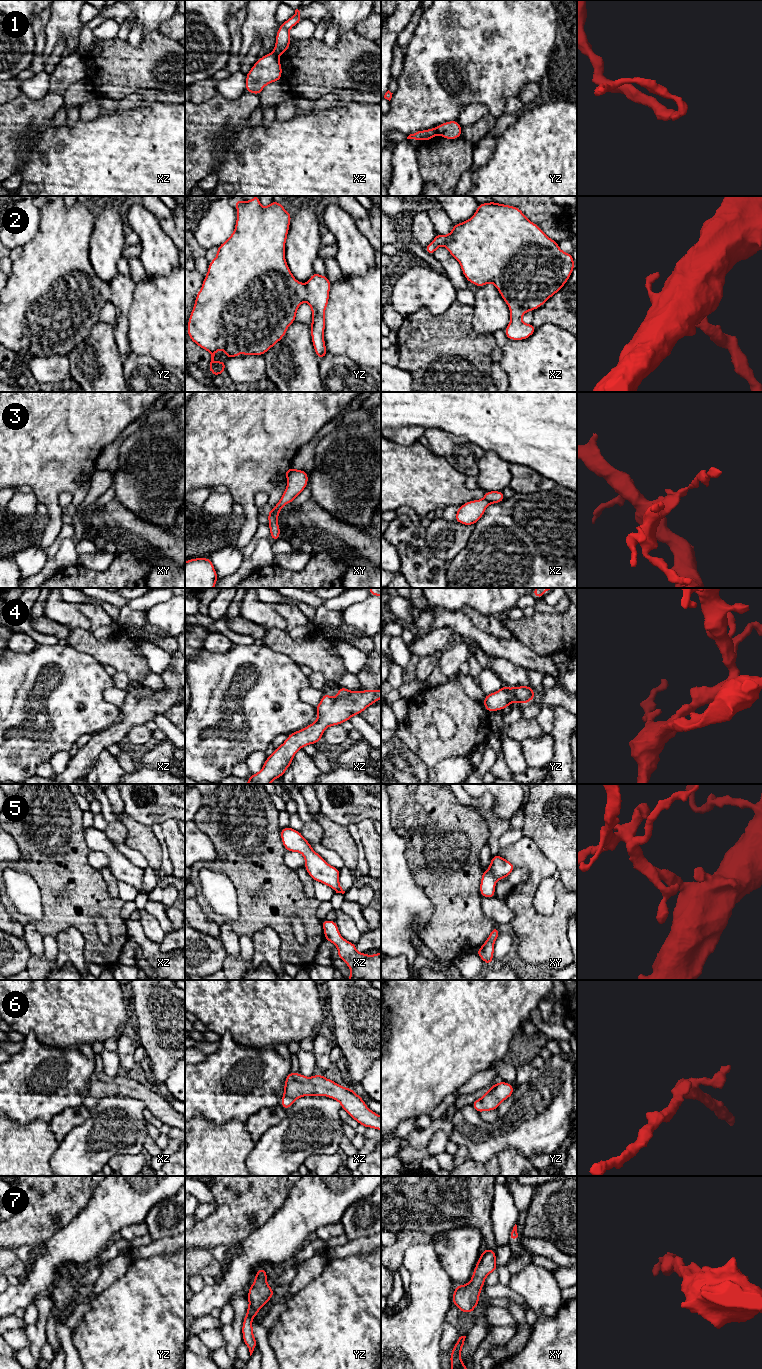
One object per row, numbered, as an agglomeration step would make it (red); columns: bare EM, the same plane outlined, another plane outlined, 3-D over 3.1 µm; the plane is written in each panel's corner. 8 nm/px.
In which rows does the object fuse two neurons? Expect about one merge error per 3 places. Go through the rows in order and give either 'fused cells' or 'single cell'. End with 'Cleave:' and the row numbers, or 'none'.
1: fused cells
2: single cell
3: fused cells
4: single cell
5: single cell
6: single cell
7: single cell
Cleave: 1, 3

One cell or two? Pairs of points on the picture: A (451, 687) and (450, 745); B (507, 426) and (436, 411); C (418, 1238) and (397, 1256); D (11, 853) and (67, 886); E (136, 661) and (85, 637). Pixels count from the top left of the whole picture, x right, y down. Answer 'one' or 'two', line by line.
A: one
B: one
C: one
D: two
E: one

